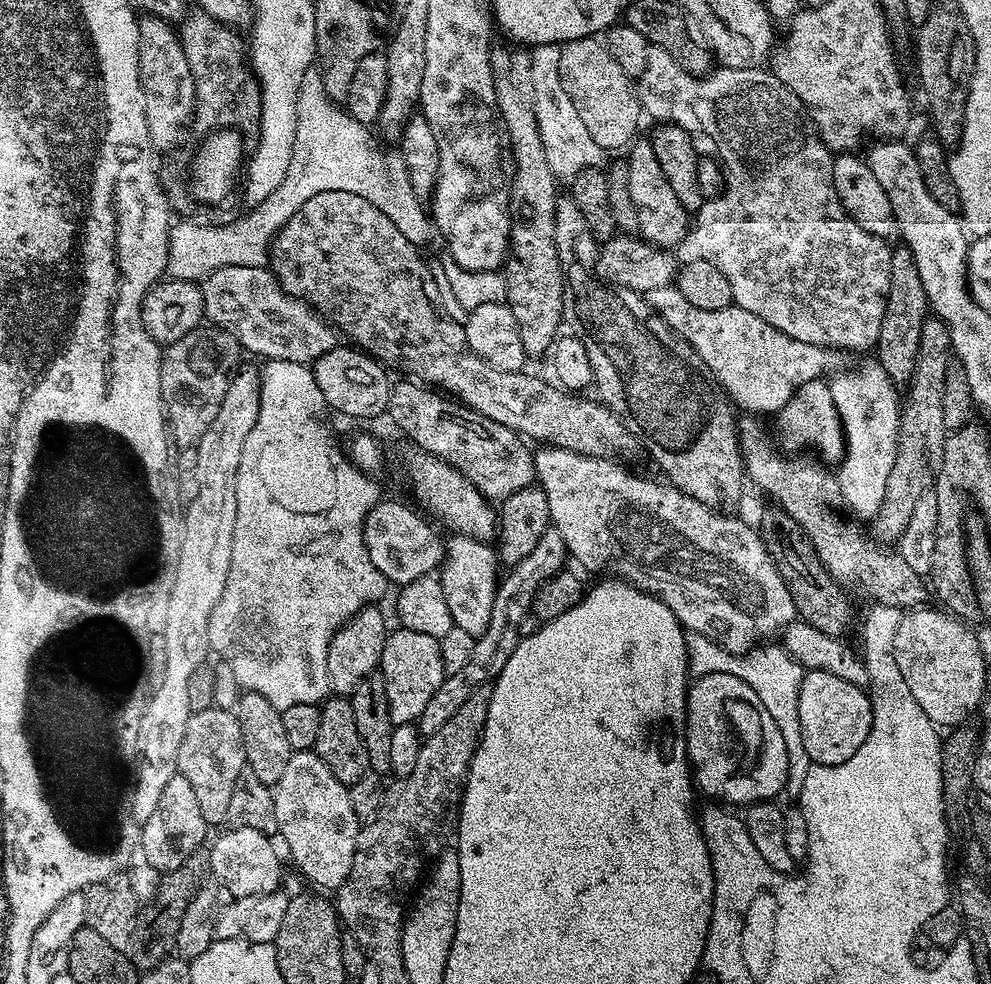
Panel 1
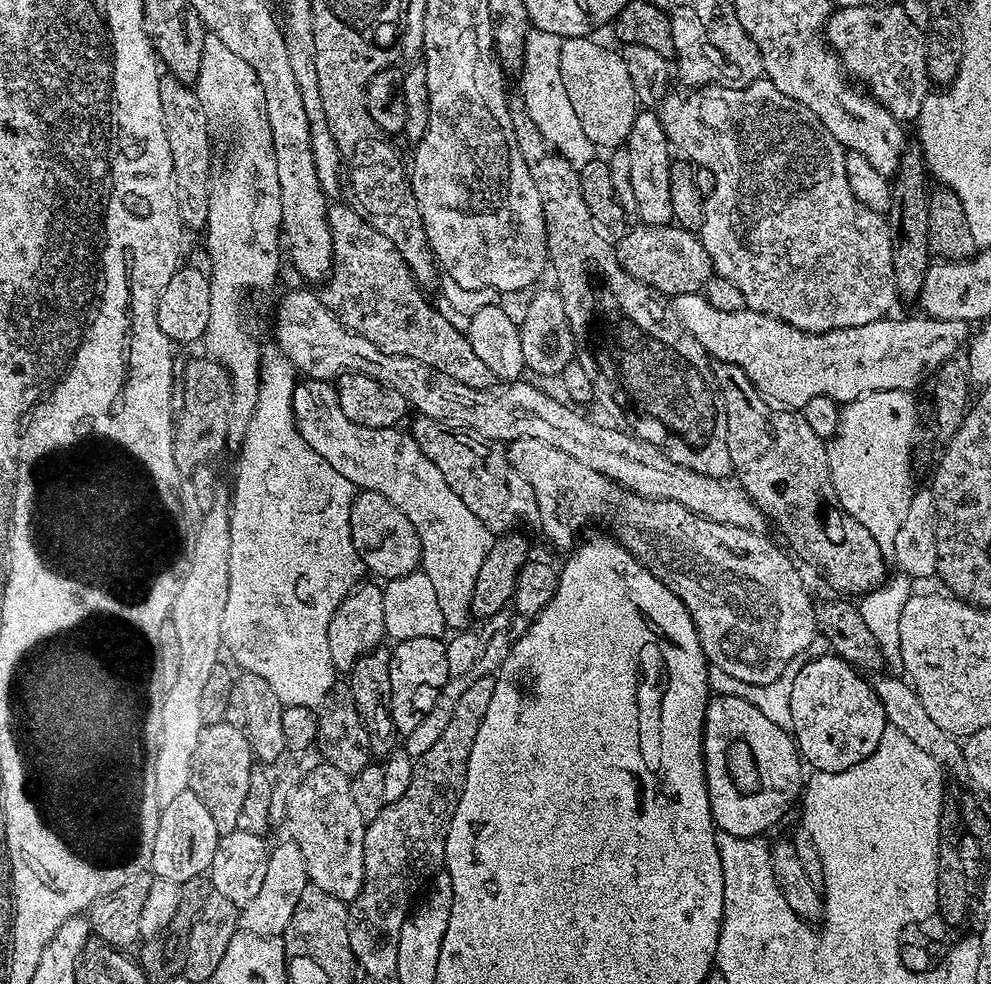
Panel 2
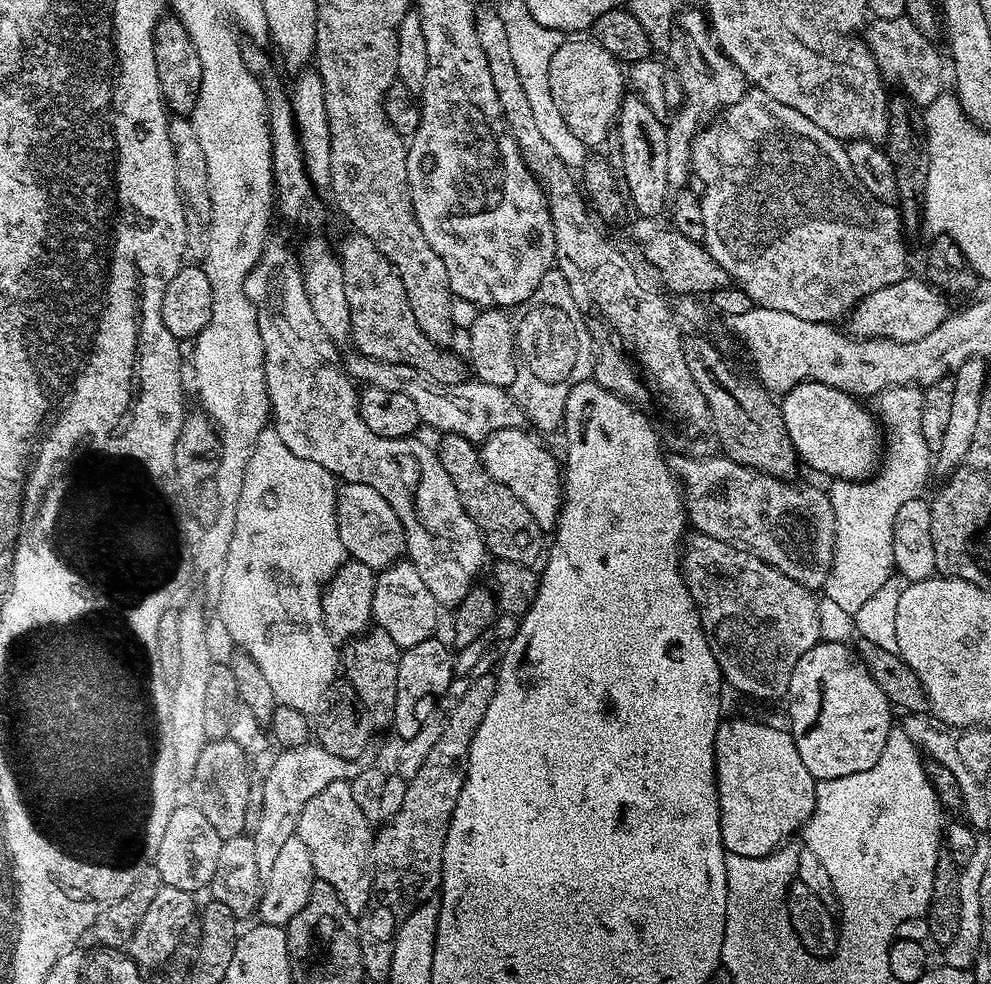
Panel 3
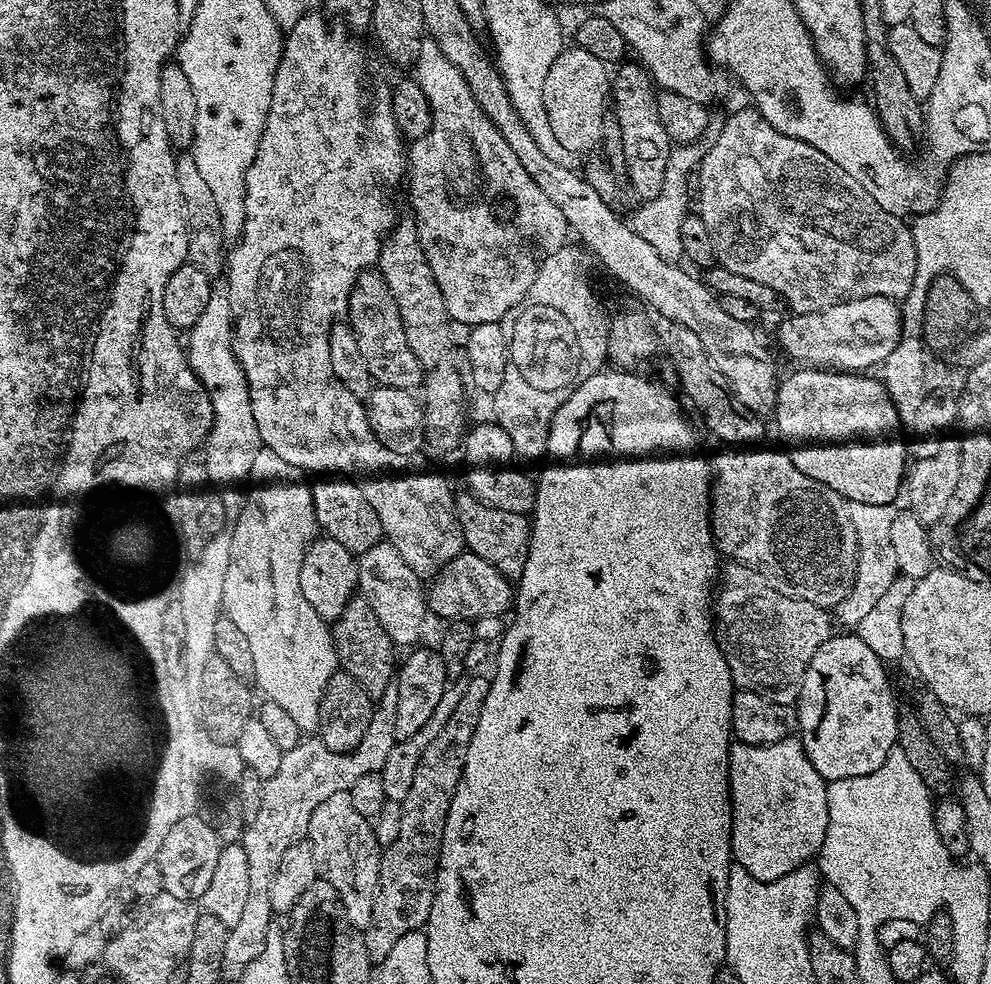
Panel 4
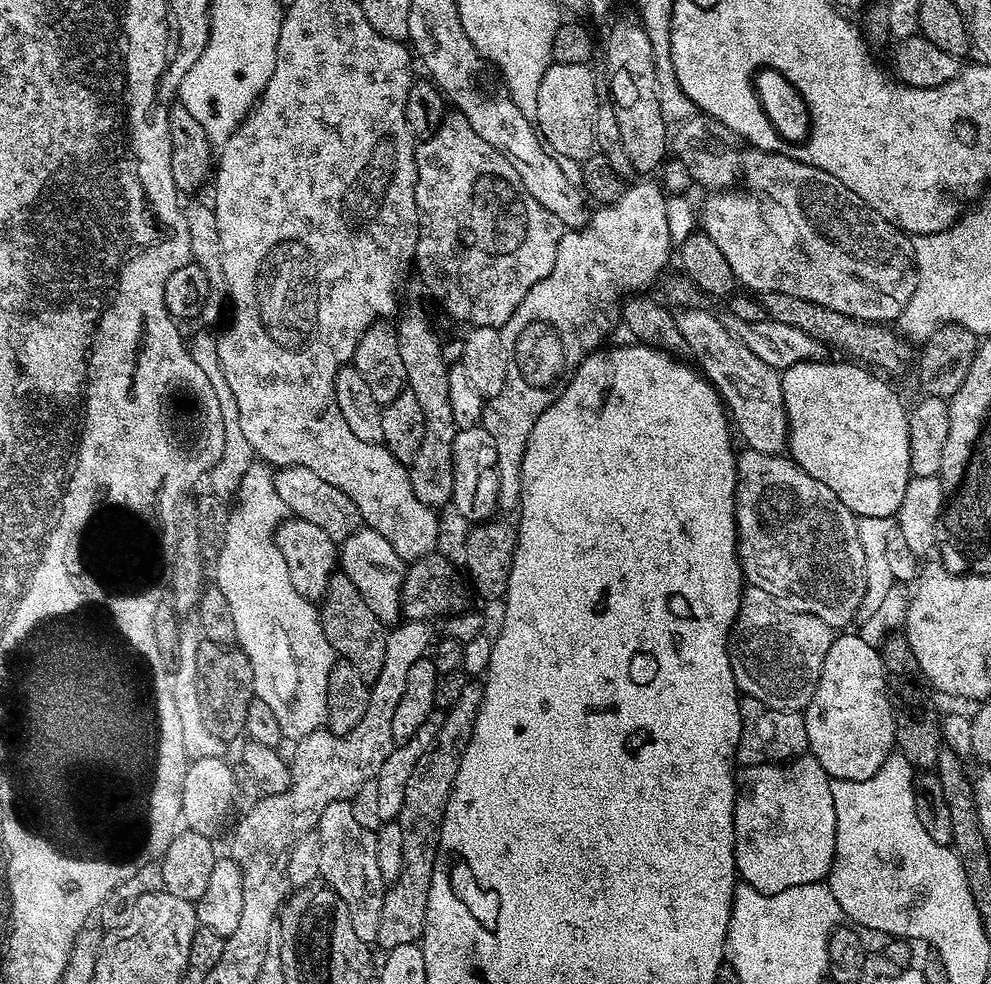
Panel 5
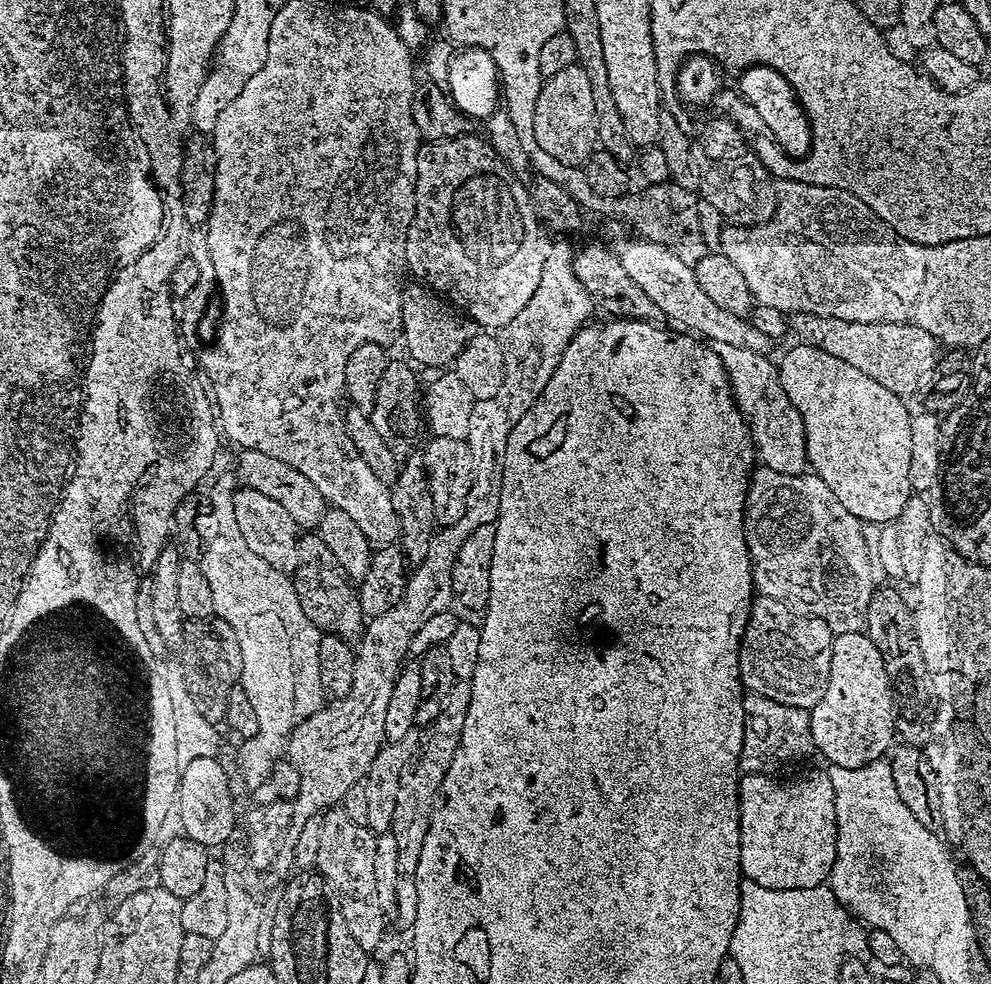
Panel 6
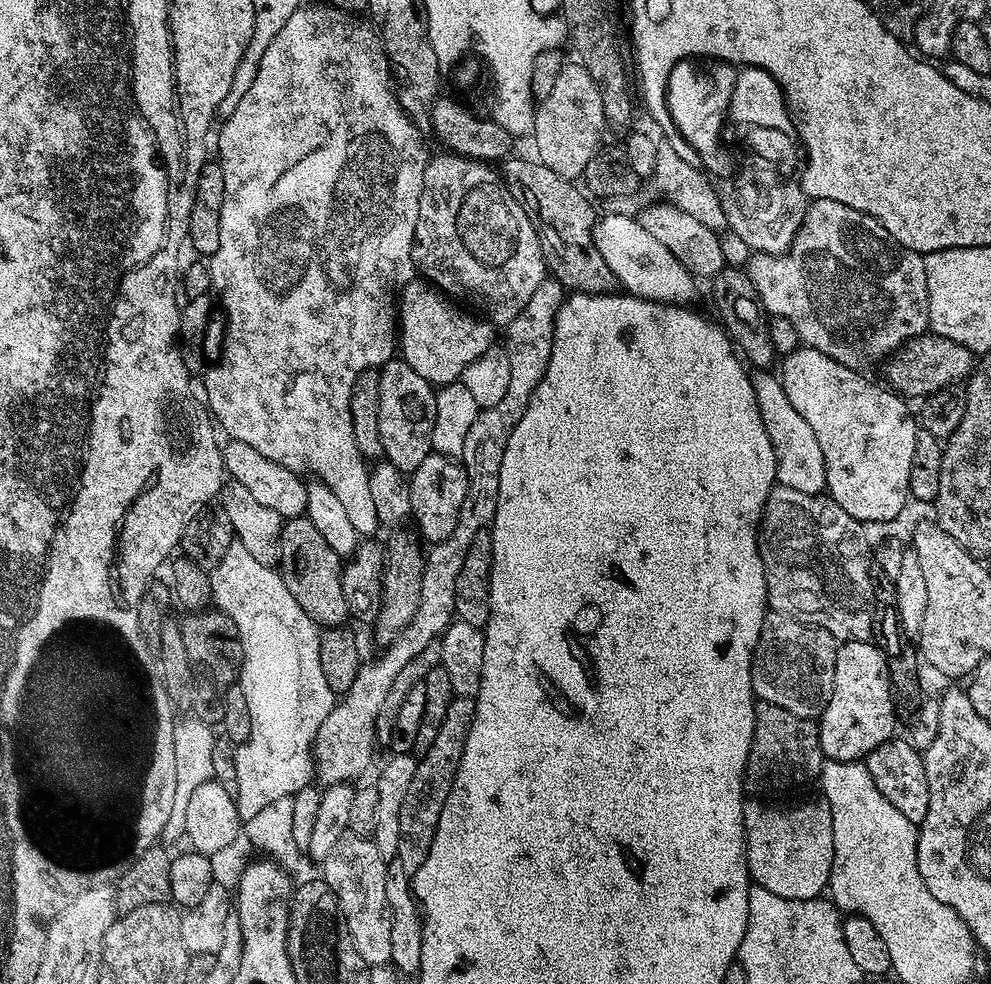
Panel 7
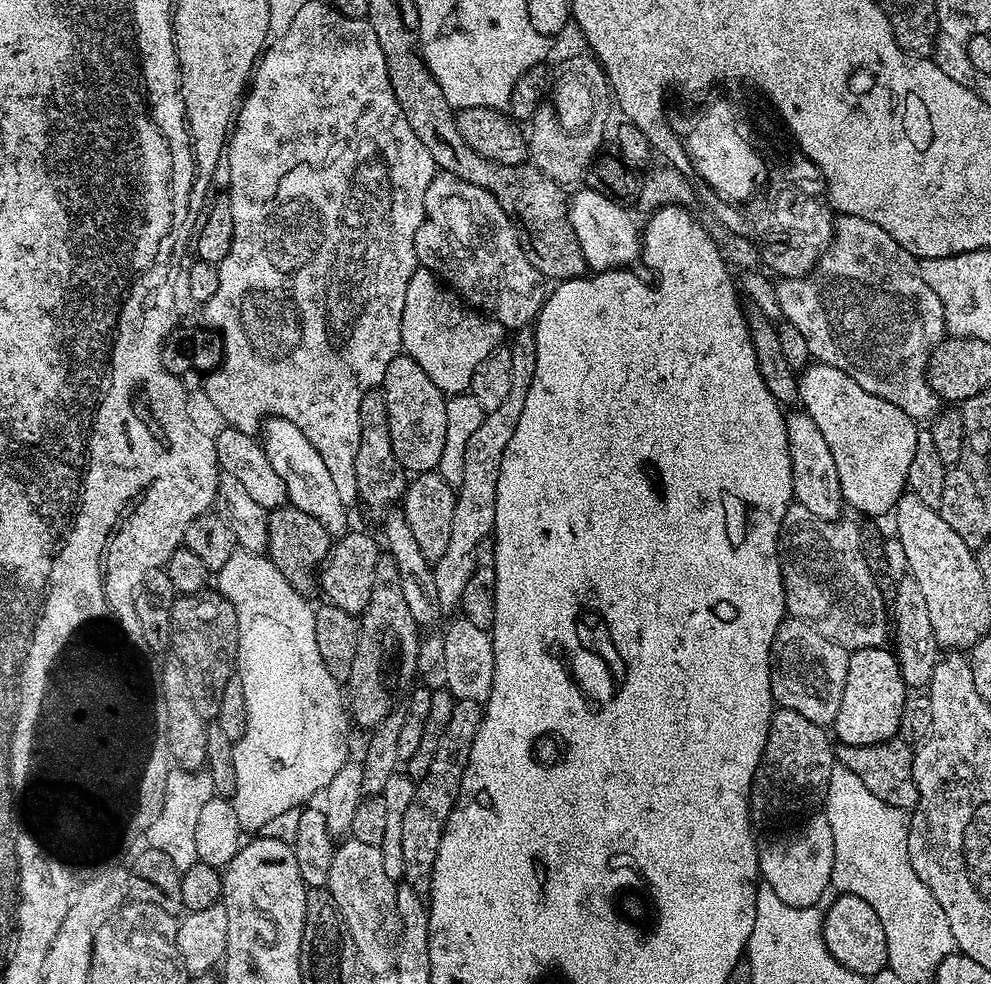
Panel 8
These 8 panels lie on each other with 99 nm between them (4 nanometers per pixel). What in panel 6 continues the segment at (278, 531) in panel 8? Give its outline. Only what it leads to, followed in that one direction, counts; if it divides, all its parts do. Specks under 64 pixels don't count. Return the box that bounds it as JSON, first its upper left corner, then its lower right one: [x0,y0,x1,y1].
[294,555,366,642]

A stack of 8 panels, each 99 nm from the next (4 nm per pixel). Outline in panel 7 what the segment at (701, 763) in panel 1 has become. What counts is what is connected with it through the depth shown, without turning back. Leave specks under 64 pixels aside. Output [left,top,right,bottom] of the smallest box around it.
[744,798,834,900]

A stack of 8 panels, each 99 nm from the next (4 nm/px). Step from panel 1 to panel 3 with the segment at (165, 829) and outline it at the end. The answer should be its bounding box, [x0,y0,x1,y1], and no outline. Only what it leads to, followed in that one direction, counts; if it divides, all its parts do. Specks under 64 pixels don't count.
[154,806,224,893]

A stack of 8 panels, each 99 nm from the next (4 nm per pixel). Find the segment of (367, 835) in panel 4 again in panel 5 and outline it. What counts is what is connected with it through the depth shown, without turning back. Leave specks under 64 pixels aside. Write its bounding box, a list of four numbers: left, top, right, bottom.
[314,800,386,945]

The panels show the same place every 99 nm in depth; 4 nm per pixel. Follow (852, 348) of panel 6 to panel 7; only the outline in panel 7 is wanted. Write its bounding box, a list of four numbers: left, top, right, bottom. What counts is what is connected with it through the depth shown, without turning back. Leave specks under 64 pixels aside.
[887,334,974,398]

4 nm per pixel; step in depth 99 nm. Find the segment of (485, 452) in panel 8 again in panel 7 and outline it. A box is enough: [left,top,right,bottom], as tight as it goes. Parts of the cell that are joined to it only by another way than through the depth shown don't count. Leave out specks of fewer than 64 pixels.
[312,278,566,785]

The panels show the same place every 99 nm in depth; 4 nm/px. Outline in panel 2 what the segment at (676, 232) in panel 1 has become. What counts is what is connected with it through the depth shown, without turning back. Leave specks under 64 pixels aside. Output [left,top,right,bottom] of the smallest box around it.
[626,110,674,224]

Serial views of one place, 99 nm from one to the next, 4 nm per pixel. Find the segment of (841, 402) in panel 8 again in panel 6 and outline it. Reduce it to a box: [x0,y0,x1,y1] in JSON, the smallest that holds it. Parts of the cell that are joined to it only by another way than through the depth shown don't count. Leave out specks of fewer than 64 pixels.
[778,342,914,525]

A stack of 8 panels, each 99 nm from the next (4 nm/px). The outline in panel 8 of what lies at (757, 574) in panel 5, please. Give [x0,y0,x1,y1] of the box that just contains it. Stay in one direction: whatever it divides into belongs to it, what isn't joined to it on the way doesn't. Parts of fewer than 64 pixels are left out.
[776,502,890,648]

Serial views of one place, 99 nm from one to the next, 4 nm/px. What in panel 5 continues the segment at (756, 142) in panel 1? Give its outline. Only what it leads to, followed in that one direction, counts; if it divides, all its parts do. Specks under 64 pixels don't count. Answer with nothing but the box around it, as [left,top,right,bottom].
[702,151,916,321]

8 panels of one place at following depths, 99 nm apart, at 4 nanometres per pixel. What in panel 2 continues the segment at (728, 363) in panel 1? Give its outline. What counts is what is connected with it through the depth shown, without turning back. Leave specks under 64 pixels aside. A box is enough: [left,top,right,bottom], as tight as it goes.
[674,292,969,410]

